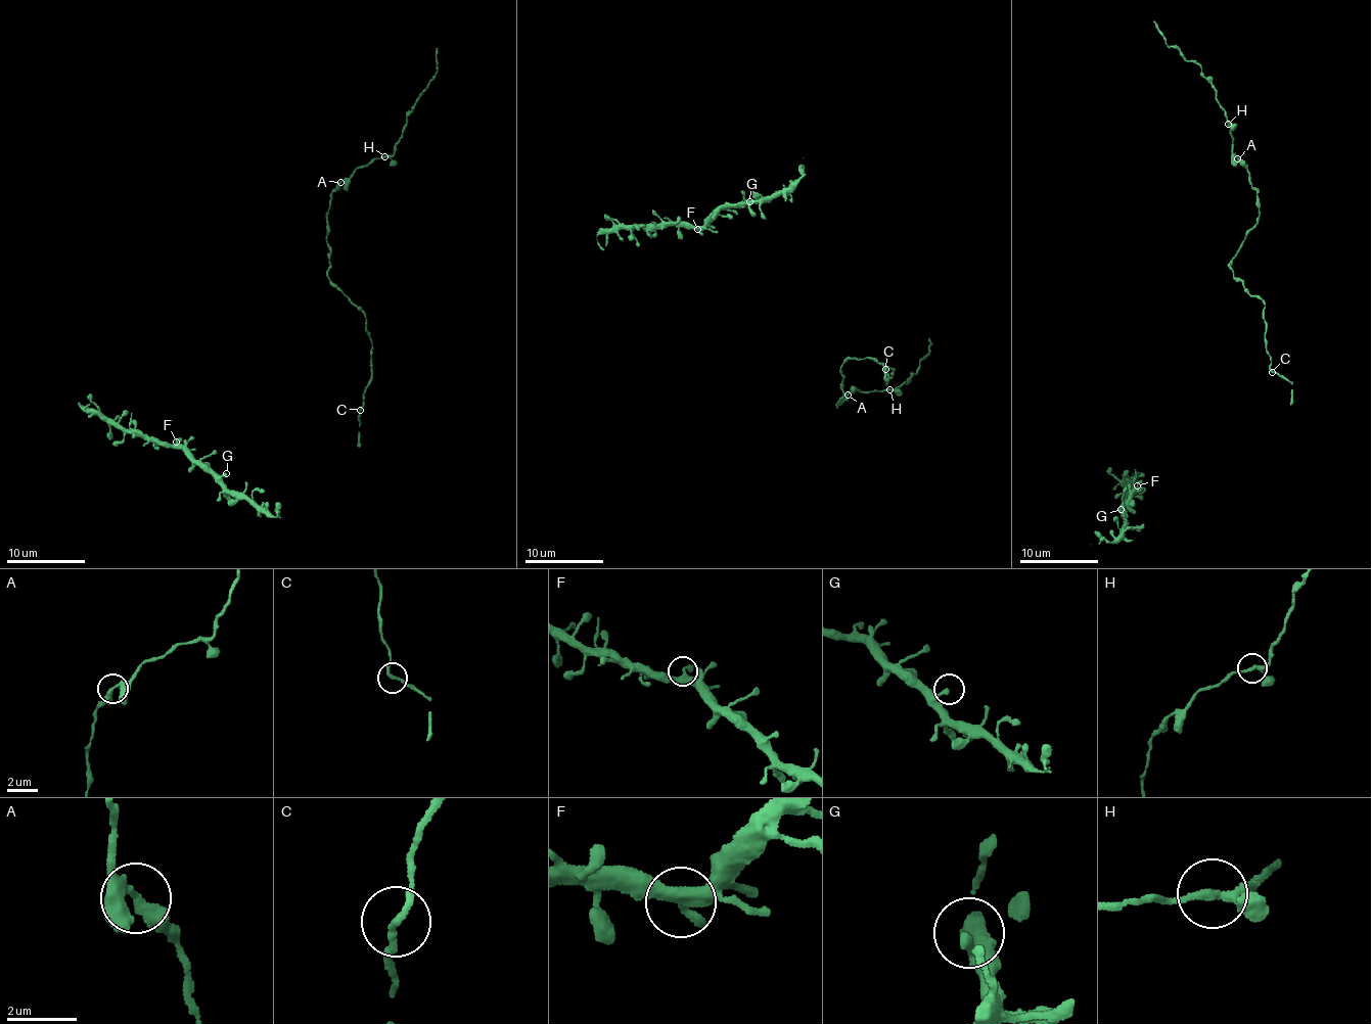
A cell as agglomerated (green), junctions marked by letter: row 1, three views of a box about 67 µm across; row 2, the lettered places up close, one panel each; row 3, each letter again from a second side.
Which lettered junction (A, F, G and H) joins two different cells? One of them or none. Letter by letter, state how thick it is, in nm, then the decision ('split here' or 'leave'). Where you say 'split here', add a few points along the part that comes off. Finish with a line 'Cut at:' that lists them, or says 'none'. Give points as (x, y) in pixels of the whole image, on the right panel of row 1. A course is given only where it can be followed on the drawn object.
A: 320 nm | leave
F: 360 nm | leave
G: 240 nm | leave
H: 190 nm | leave
Cut at: none

